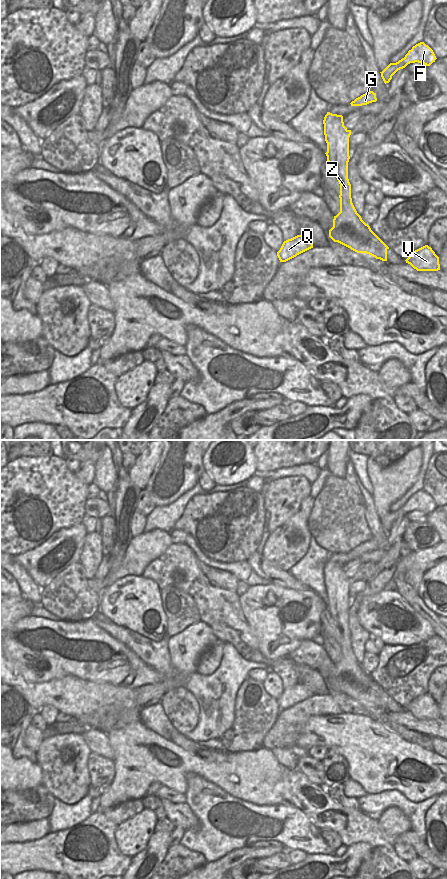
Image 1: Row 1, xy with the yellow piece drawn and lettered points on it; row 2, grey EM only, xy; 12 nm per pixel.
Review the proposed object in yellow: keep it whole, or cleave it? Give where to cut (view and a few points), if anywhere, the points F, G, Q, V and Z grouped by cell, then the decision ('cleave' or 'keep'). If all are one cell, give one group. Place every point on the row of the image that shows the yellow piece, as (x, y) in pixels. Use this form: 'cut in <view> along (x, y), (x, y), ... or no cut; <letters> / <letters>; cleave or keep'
no cut; F G Q V Z; keep

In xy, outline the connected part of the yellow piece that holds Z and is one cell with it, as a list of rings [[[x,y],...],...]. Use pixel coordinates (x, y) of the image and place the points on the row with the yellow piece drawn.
[[[327,112],[323,120],[327,143],[327,161],[340,184],[340,212],[334,216],[329,237],[357,253],[366,253],[387,261],[389,247],[371,230],[357,213],[351,198],[348,179],[349,137],[343,116]]]

